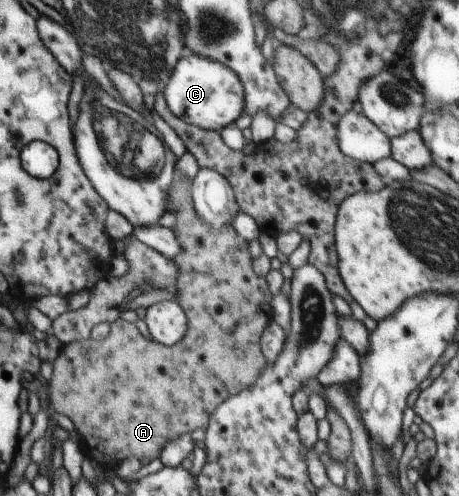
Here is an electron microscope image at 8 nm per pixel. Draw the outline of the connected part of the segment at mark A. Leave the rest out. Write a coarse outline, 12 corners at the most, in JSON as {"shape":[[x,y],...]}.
{"shape":[[167,207],[188,318],[63,346],[50,407],[104,469],[205,430],[268,362],[247,241]]}

